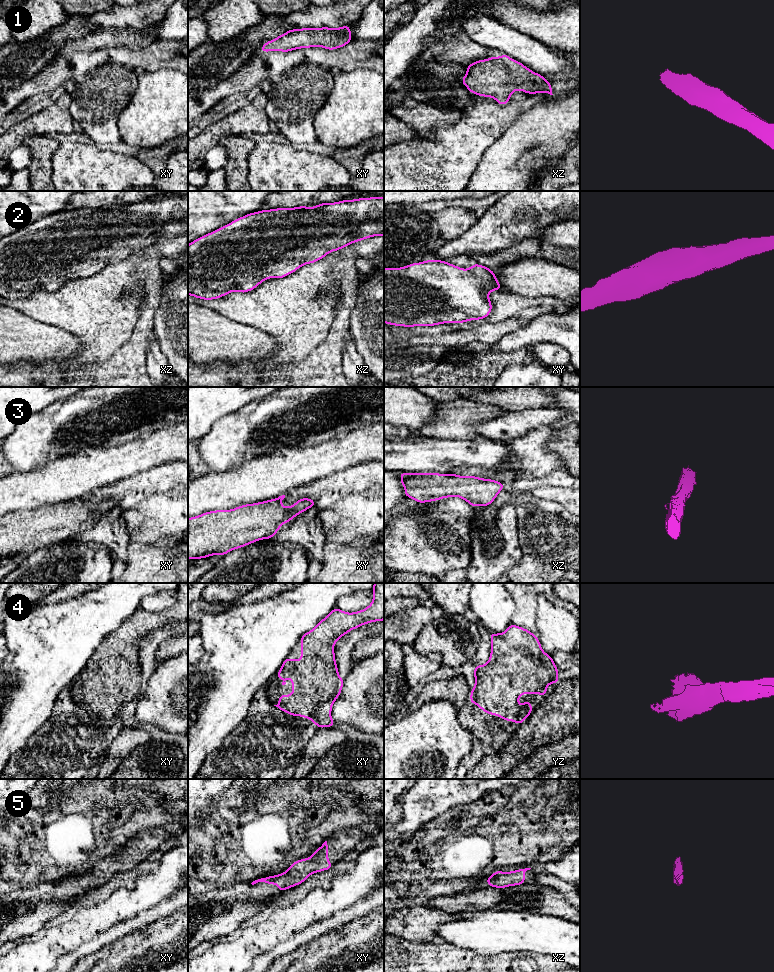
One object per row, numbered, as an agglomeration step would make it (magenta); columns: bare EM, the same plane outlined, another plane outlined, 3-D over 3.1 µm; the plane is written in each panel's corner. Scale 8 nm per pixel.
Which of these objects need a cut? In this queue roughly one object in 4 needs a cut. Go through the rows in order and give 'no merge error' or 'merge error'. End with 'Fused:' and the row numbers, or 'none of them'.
1: no merge error
2: no merge error
3: no merge error
4: no merge error
5: no merge error
Fused: none of them

